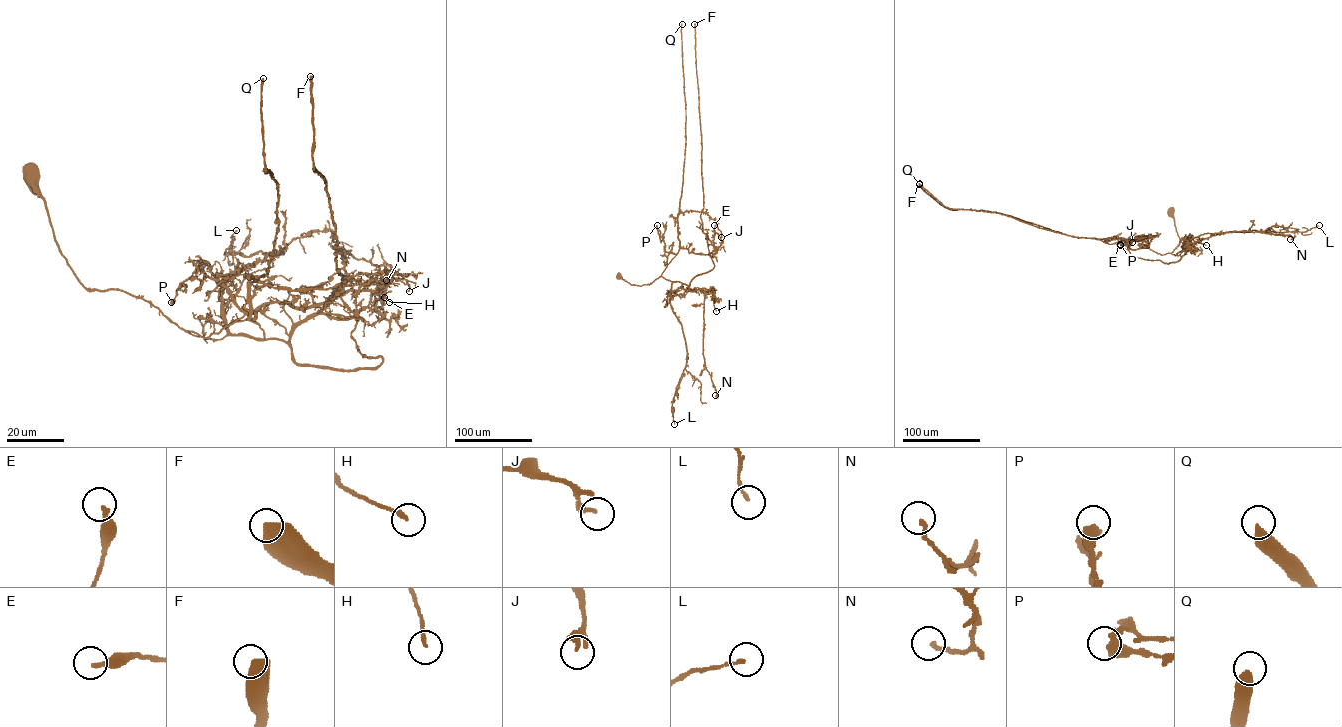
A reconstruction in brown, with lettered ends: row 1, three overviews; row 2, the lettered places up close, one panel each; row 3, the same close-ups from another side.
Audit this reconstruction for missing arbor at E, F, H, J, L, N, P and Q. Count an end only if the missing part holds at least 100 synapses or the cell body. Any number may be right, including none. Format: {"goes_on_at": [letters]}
{"goes_on_at": ["F", "Q"]}

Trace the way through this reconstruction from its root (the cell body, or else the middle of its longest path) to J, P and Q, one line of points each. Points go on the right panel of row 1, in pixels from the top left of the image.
J: (1171, 210), (1181, 241), (1172, 252), (1132, 249), (1118, 238), (1105, 241), (1114, 237), (1132, 242)
P: (1171, 210), (1181, 241), (1172, 252), (1157, 253), (1149, 248), (1147, 238), (1143, 235), (1120, 245)
Q: (1171, 210), (1181, 241), (1161, 254), (1132, 249), (1119, 238), (1073, 237), (997, 212), (949, 209), (919, 184)

